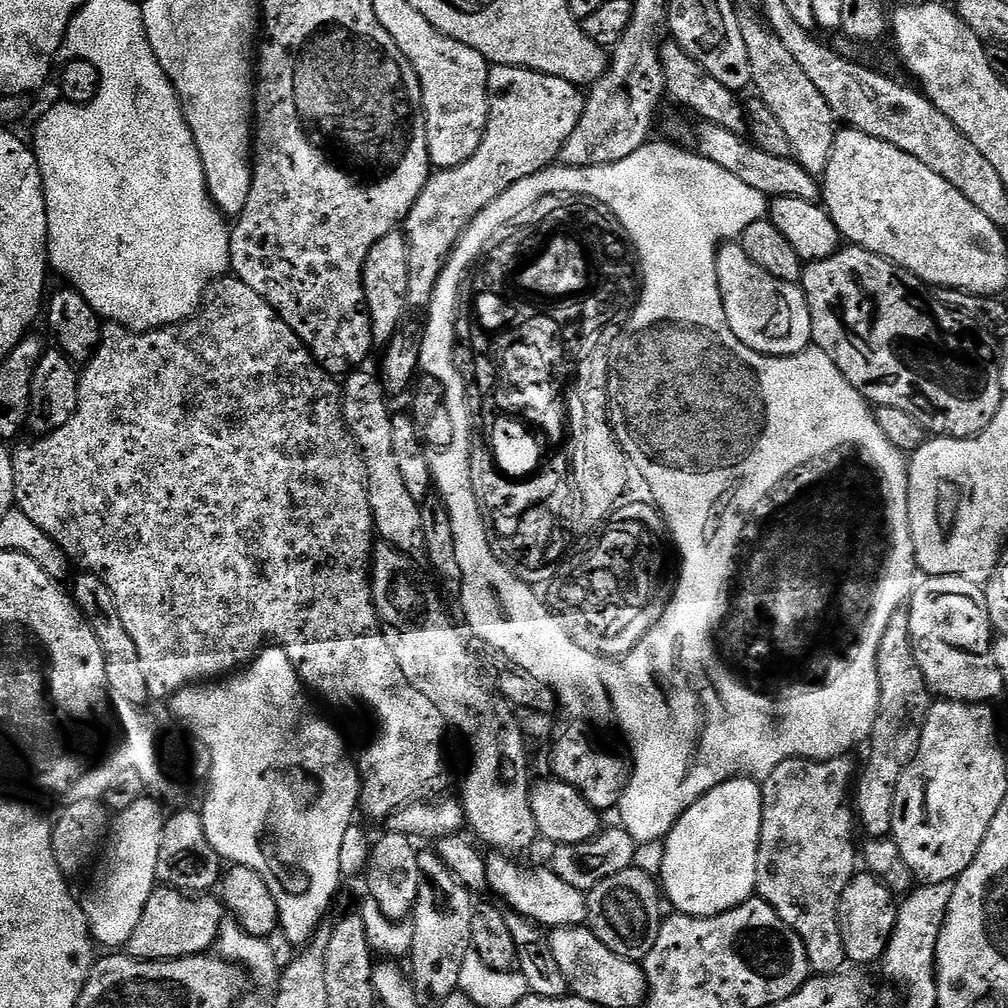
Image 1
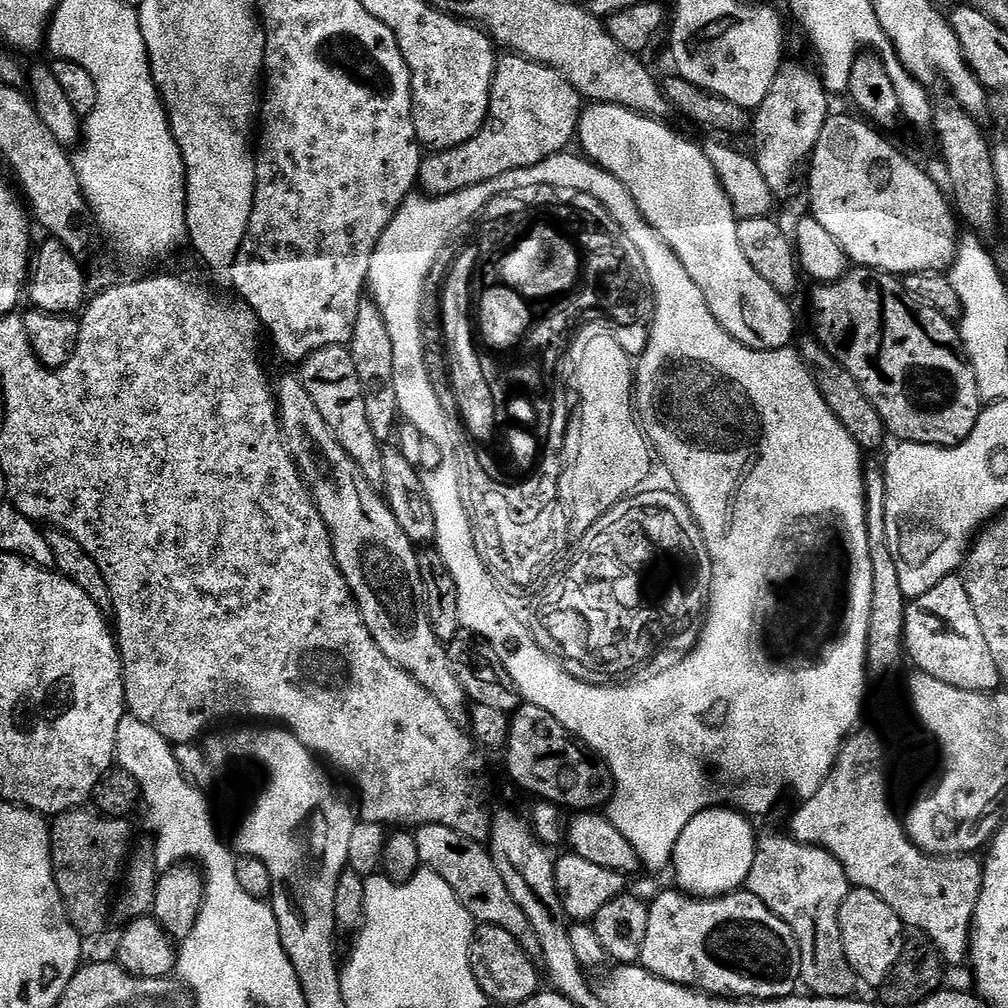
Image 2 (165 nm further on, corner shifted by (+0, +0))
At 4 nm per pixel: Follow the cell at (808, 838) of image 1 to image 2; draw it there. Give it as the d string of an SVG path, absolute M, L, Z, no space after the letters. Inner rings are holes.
M791 835L759 837L747 891L760 899L794 934L800 951L800 978L811 995L848 998L858 987L842 946L840 907L850 891L843 866L818 844L803 844Z

